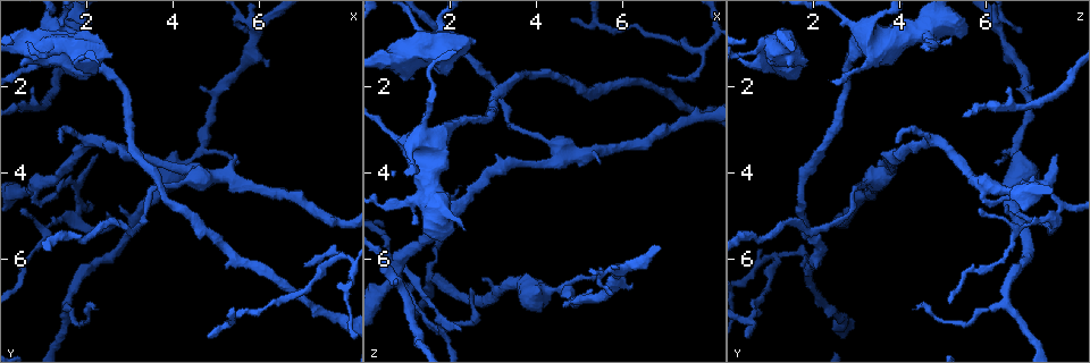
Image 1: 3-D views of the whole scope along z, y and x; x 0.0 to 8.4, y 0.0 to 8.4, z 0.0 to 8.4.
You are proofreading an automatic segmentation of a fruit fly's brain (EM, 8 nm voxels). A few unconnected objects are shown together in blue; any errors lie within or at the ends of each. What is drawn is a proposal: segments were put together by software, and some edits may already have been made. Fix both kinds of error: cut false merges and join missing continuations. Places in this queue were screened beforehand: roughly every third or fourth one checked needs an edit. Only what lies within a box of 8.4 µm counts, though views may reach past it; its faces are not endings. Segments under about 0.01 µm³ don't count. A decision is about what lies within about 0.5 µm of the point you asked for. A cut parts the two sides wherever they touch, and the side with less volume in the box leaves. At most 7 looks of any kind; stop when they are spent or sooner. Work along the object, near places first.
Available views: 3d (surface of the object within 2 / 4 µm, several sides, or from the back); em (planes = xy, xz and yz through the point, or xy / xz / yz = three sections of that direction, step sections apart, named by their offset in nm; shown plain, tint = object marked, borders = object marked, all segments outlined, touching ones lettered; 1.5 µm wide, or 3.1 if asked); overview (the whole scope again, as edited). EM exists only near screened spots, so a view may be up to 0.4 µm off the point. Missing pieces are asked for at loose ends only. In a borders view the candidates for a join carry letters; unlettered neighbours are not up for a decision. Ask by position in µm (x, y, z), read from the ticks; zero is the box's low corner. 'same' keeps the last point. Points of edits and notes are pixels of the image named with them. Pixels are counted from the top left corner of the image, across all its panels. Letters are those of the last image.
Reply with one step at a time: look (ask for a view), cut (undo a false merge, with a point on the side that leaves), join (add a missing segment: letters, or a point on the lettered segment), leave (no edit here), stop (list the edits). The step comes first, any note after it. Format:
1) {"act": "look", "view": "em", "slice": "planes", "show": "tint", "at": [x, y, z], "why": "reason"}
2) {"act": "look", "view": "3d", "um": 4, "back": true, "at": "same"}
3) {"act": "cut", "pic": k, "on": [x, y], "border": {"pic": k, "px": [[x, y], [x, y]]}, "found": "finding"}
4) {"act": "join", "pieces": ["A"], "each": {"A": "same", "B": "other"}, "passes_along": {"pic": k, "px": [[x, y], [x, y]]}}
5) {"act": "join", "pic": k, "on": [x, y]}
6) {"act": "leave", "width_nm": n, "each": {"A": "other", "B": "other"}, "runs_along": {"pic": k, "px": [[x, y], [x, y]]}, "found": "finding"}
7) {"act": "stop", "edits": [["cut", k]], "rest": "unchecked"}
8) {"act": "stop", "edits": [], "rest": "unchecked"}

{"act": "look", "view": "3d", "um": 2, "at": [1.10, 5.35, 6.80], "why": "a narrow waist"}

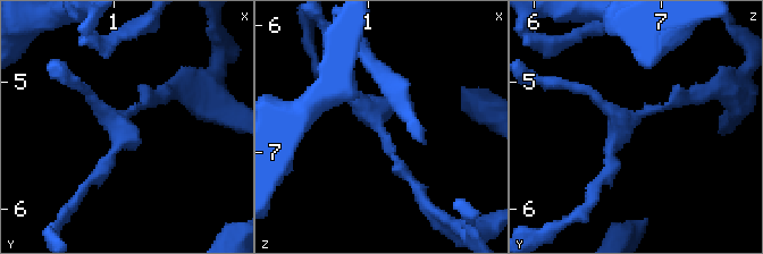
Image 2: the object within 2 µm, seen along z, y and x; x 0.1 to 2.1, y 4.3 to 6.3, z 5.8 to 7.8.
{"act": "look", "view": "em", "slice": "xy", "step": 4, "show": "plain", "at": [1.08, 5.30, 6.76], "why": "now the EM"}

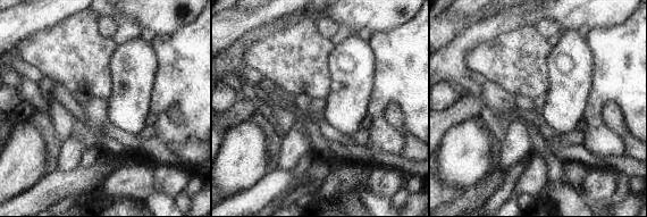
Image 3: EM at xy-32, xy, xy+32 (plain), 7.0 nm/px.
{"act": "look", "view": "em", "slice": "xy", "step": 4, "show": "borders", "at": "same", "why": "see the neighbours"}

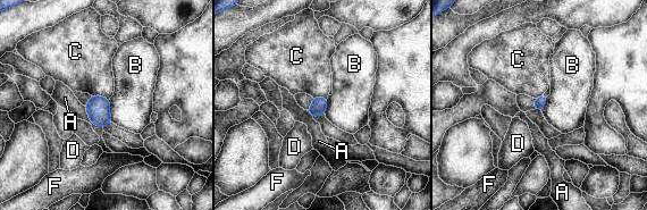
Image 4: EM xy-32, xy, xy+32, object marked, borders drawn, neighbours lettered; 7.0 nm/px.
{"act": "leave", "each": {"A": "other", "B": "other", "C": "other", "D": "other", "F": "other"}, "border": {"pic": 4, "px": [[109, 99], [109, 116], [114, 122]]}, "found": "continuous, no second neuron"}

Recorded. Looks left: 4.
{"act": "look", "view": "em", "slice": "xy", "step": 4, "show": "tint", "at": [1.50, 7.10, 6.40], "why": "three-way junction"}

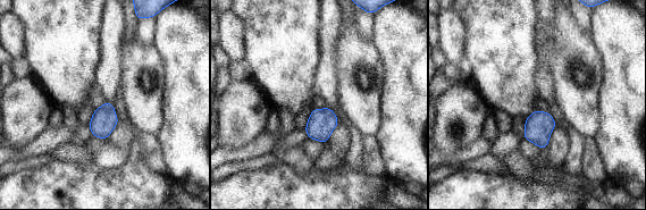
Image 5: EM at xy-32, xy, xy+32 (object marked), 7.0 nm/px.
{"act": "look", "view": "em", "slice": "xy", "step": 4, "show": "borders", "at": "same", "why": "see the neighbours"}

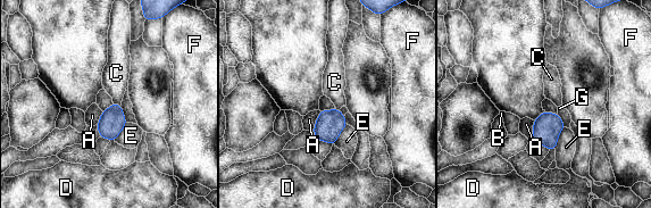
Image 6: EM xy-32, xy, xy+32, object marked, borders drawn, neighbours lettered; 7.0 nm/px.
{"act": "leave", "each": {"A": "other", "B": "other", "C": "other", "D": "other", "E": "other", "F": "other", "G": "other"}, "border": {"pic": 6, "px": [[565, 127], [558, 136], [554, 149]]}, "found": "continuous, no second neuron"}

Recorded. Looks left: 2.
{"act": "look", "view": "3d", "um": 4, "at": [0.80, 1.45, 3.20], "why": "calibre changes"}

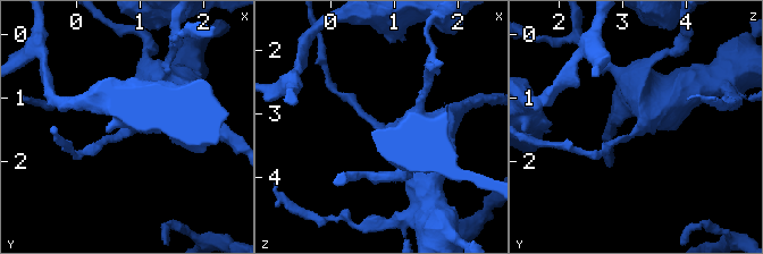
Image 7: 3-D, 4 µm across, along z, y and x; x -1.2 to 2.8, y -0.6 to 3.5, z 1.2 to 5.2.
{"act": "look", "view": "em", "slice": "planes", "show": "borders", "at": [0.80, 1.50, 3.20], "why": "need the tissue"}

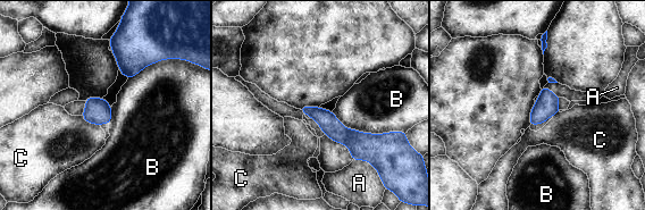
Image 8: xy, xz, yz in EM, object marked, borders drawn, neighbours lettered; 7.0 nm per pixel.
{"act": "cut", "pic": 8, "on": [332, 127], "longest_contact_nm": ["B", 480], "each": {"A": "other", "B": "other", "C": "other"}, "border": {"pic": 8, "px": [[344, 127], [349, 140], [346, 143]]}, "found": "two neurons meet here"}

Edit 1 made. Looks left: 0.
{"act": "stop", "edits": [["cut", 8]], "rest": "unchecked"}

